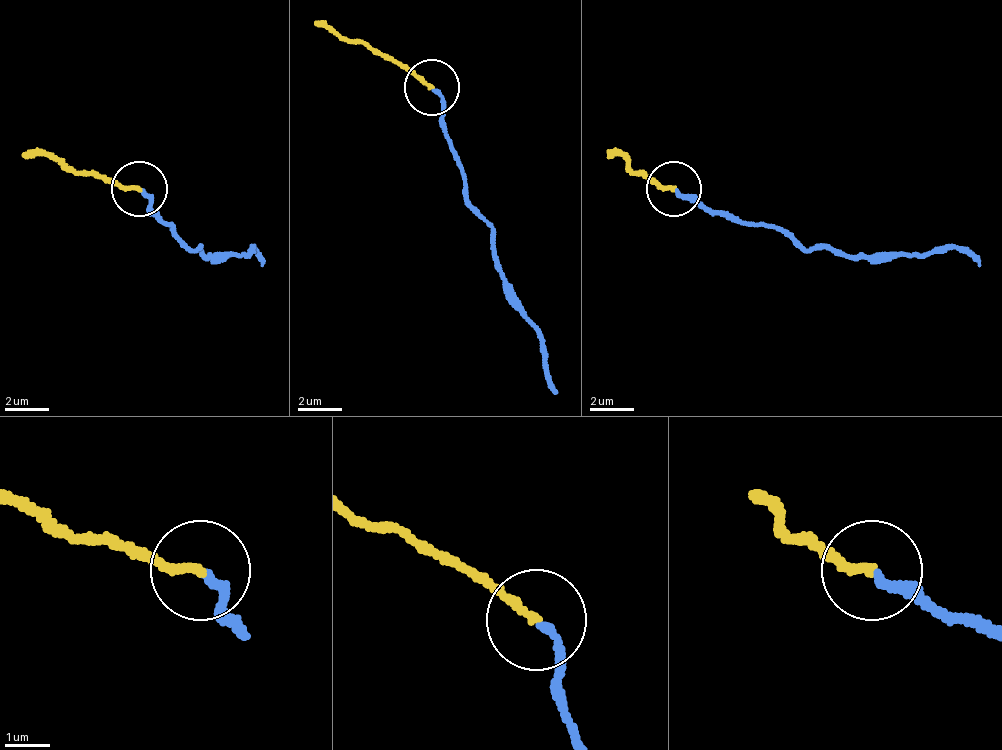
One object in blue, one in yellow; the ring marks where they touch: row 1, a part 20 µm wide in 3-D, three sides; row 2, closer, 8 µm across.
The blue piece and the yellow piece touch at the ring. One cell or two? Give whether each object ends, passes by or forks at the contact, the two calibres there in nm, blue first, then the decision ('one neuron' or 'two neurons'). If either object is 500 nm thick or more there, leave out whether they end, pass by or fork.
blue ends; yellow ends; calibres 190 and 200 nm; one neuron

